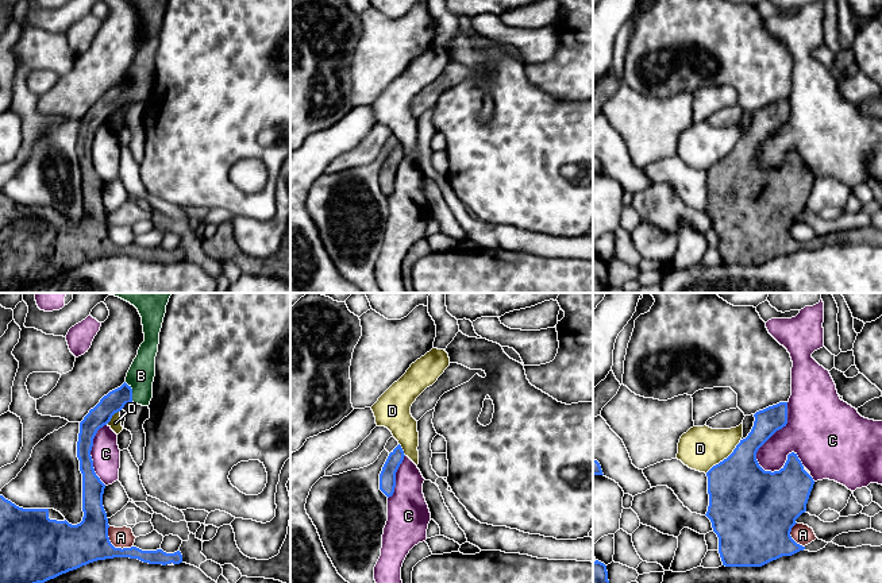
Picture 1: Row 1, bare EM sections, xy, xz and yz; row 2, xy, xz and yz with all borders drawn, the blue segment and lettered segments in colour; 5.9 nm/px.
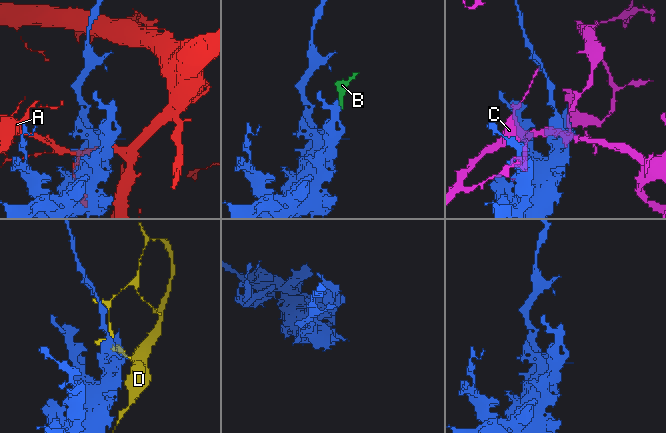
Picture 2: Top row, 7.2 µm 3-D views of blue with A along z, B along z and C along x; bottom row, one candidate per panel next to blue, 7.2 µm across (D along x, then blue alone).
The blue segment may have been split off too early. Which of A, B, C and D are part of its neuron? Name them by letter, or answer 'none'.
B

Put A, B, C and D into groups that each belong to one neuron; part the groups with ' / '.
A / B / C / D

